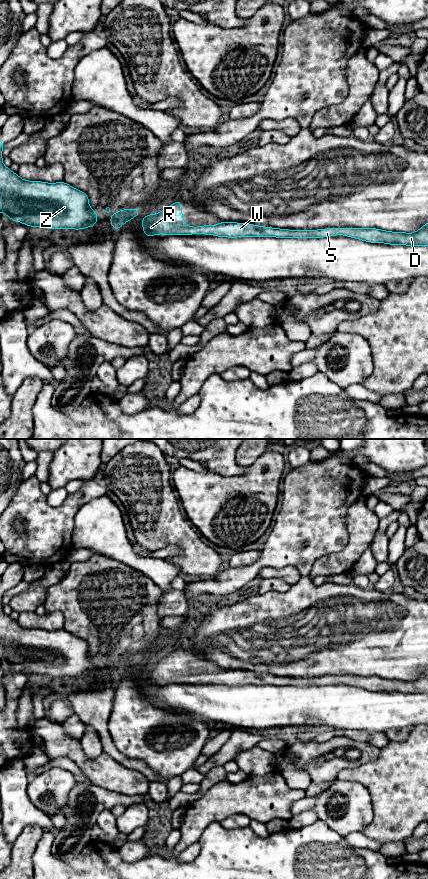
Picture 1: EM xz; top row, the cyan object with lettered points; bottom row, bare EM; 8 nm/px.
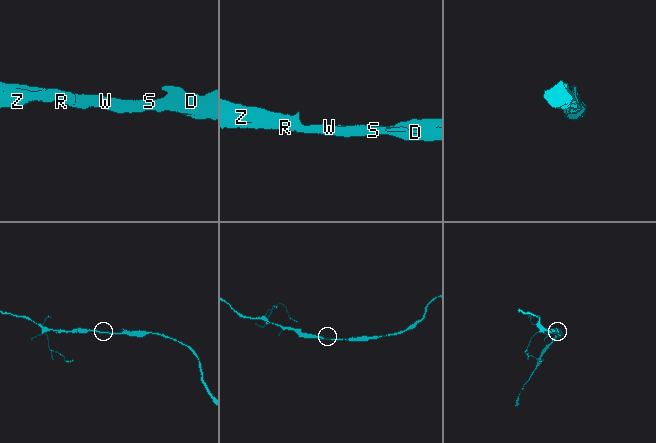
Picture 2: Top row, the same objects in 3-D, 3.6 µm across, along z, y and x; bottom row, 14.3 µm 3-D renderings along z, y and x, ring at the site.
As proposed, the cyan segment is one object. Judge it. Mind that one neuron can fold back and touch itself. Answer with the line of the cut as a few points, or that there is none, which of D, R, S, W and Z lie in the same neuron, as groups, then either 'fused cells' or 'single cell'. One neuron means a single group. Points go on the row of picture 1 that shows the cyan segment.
no cut; D R S W Z; single cell

